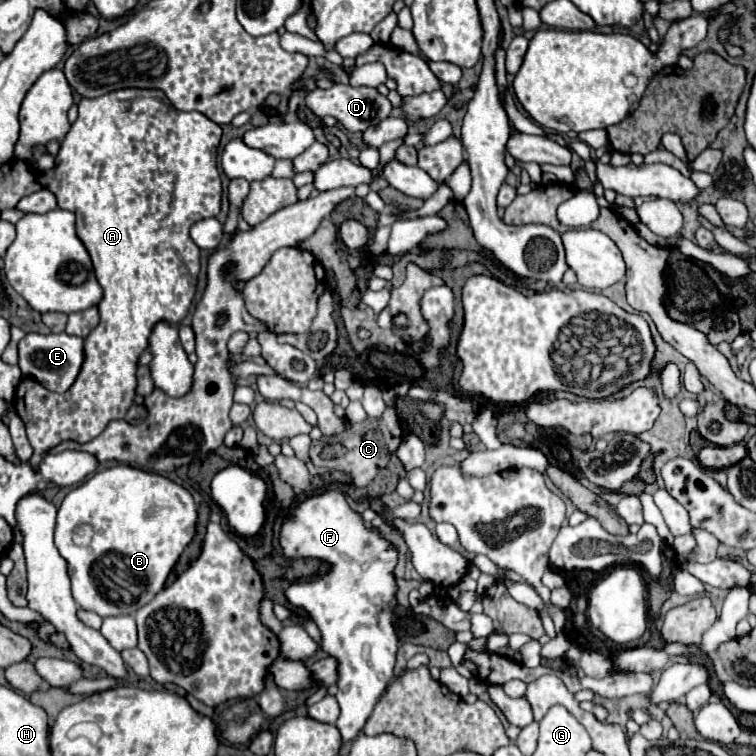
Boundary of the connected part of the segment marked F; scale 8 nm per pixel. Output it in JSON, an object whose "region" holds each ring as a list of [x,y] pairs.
{"region":[[[325,491],[295,505],[293,517],[282,524],[279,543],[289,559],[317,557],[333,565],[331,571],[321,577],[321,583],[309,581],[291,585],[285,595],[291,605],[303,607],[309,613],[323,633],[321,649],[339,661],[337,701],[341,715],[337,727],[343,743],[347,743],[361,733],[393,677],[399,643],[391,617],[391,609],[397,603],[393,575],[397,551],[391,549],[375,529],[365,527],[363,517],[351,511],[339,491]]]}

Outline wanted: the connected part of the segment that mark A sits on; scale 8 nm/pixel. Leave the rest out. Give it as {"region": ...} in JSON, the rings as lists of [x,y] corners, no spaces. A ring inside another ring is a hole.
{"region":[[[119,89],[119,91],[111,91],[109,95],[101,95],[97,99],[81,99],[79,101],[79,117],[77,121],[71,125],[69,133],[65,135],[65,139],[61,141],[61,149],[55,157],[55,167],[47,173],[37,175],[37,183],[45,189],[49,189],[55,197],[57,197],[57,205],[59,209],[67,209],[71,213],[75,213],[77,217],[77,237],[83,241],[85,249],[91,255],[93,267],[95,267],[95,275],[99,285],[105,291],[103,301],[97,305],[99,315],[101,315],[101,323],[85,337],[85,361],[81,365],[81,371],[75,379],[75,383],[71,385],[69,391],[65,393],[49,393],[39,381],[25,377],[21,379],[21,383],[15,389],[15,399],[13,399],[13,407],[17,411],[17,415],[21,417],[21,421],[25,423],[27,429],[27,437],[29,443],[33,447],[33,457],[29,459],[29,465],[37,471],[39,463],[43,461],[43,457],[49,453],[49,449],[57,447],[63,441],[75,441],[75,443],[89,443],[91,439],[95,439],[97,435],[101,435],[107,427],[109,421],[125,417],[127,409],[133,405],[135,399],[135,387],[137,387],[137,363],[139,363],[139,355],[149,347],[149,335],[153,331],[153,327],[159,321],[169,323],[171,327],[177,327],[179,321],[183,321],[183,317],[189,313],[189,307],[193,303],[195,297],[195,289],[197,289],[197,277],[199,277],[199,247],[189,239],[189,229],[193,223],[207,219],[207,217],[215,217],[219,213],[219,203],[221,203],[221,179],[219,179],[219,171],[217,171],[217,149],[219,147],[219,139],[221,139],[221,127],[213,121],[209,121],[205,115],[191,111],[191,113],[183,113],[177,111],[175,107],[171,107],[169,99],[165,97],[163,91],[157,89]]]}

